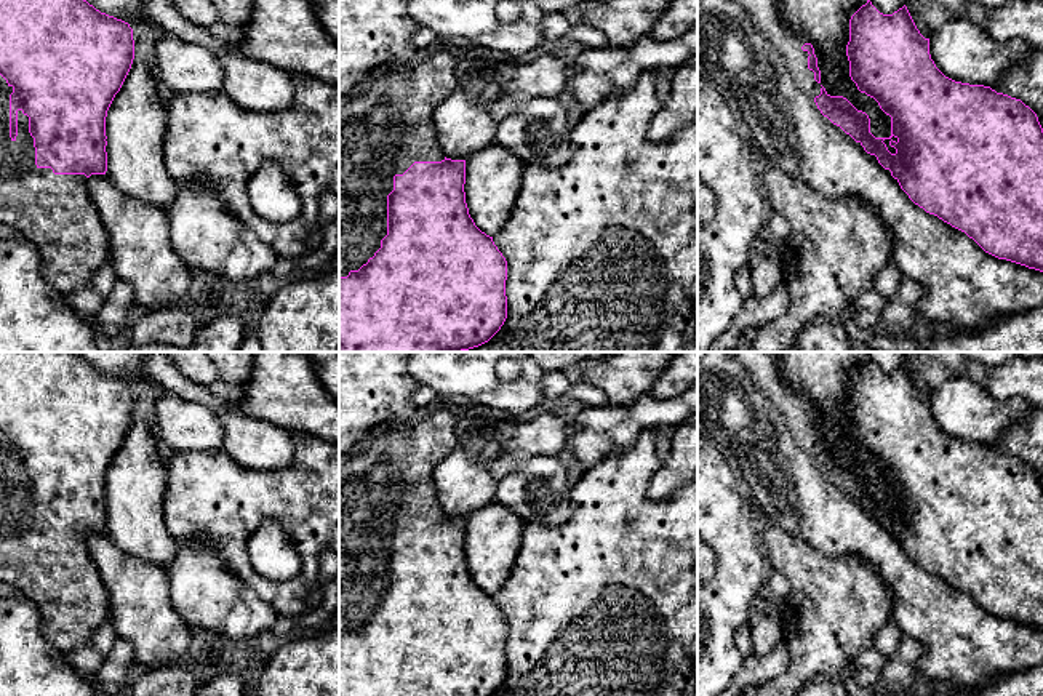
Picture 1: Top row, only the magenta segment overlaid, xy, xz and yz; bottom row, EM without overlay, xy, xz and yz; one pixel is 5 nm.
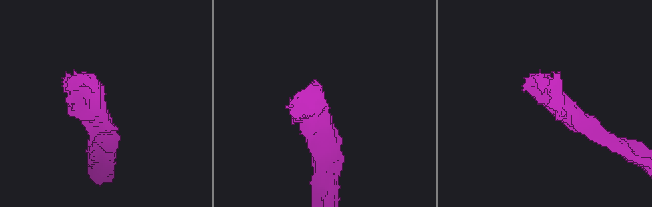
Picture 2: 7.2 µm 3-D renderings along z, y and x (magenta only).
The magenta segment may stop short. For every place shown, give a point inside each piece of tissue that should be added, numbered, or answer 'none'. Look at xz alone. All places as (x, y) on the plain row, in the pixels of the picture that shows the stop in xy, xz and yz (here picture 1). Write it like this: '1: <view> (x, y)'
1: xz (383, 490)

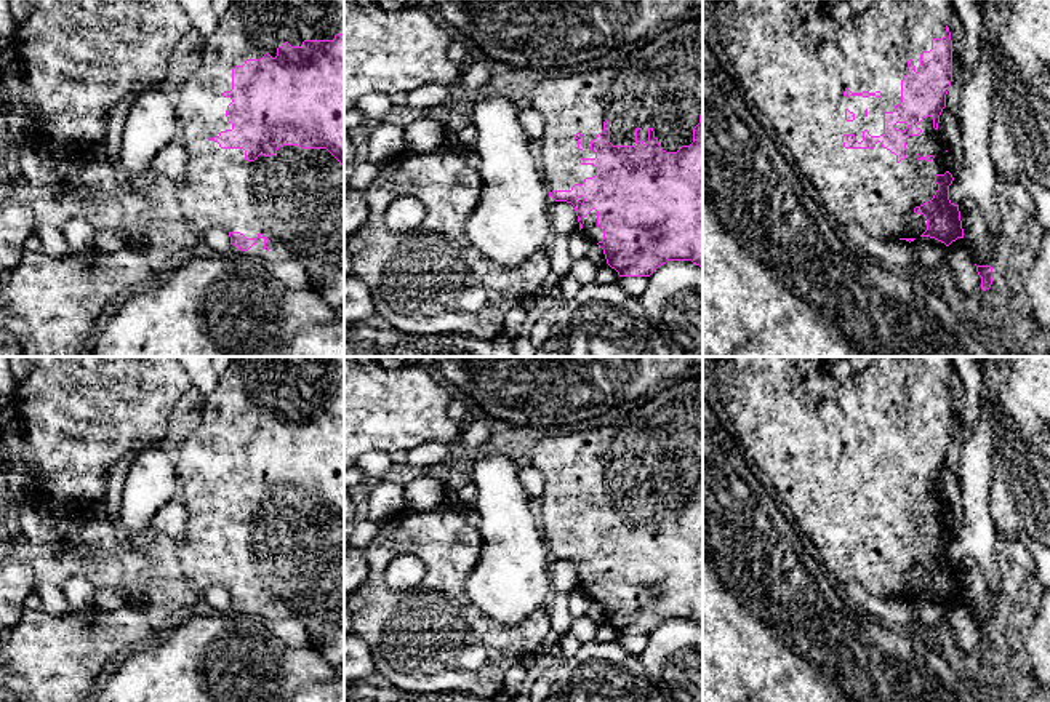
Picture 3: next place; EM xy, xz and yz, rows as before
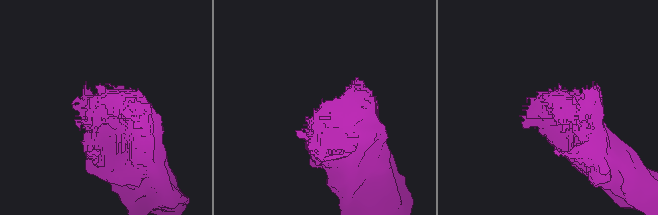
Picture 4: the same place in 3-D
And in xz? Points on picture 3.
1: xz (660, 443)

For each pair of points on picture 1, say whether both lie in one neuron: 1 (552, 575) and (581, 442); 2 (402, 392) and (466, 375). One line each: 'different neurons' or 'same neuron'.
1: different neurons
2: different neurons

